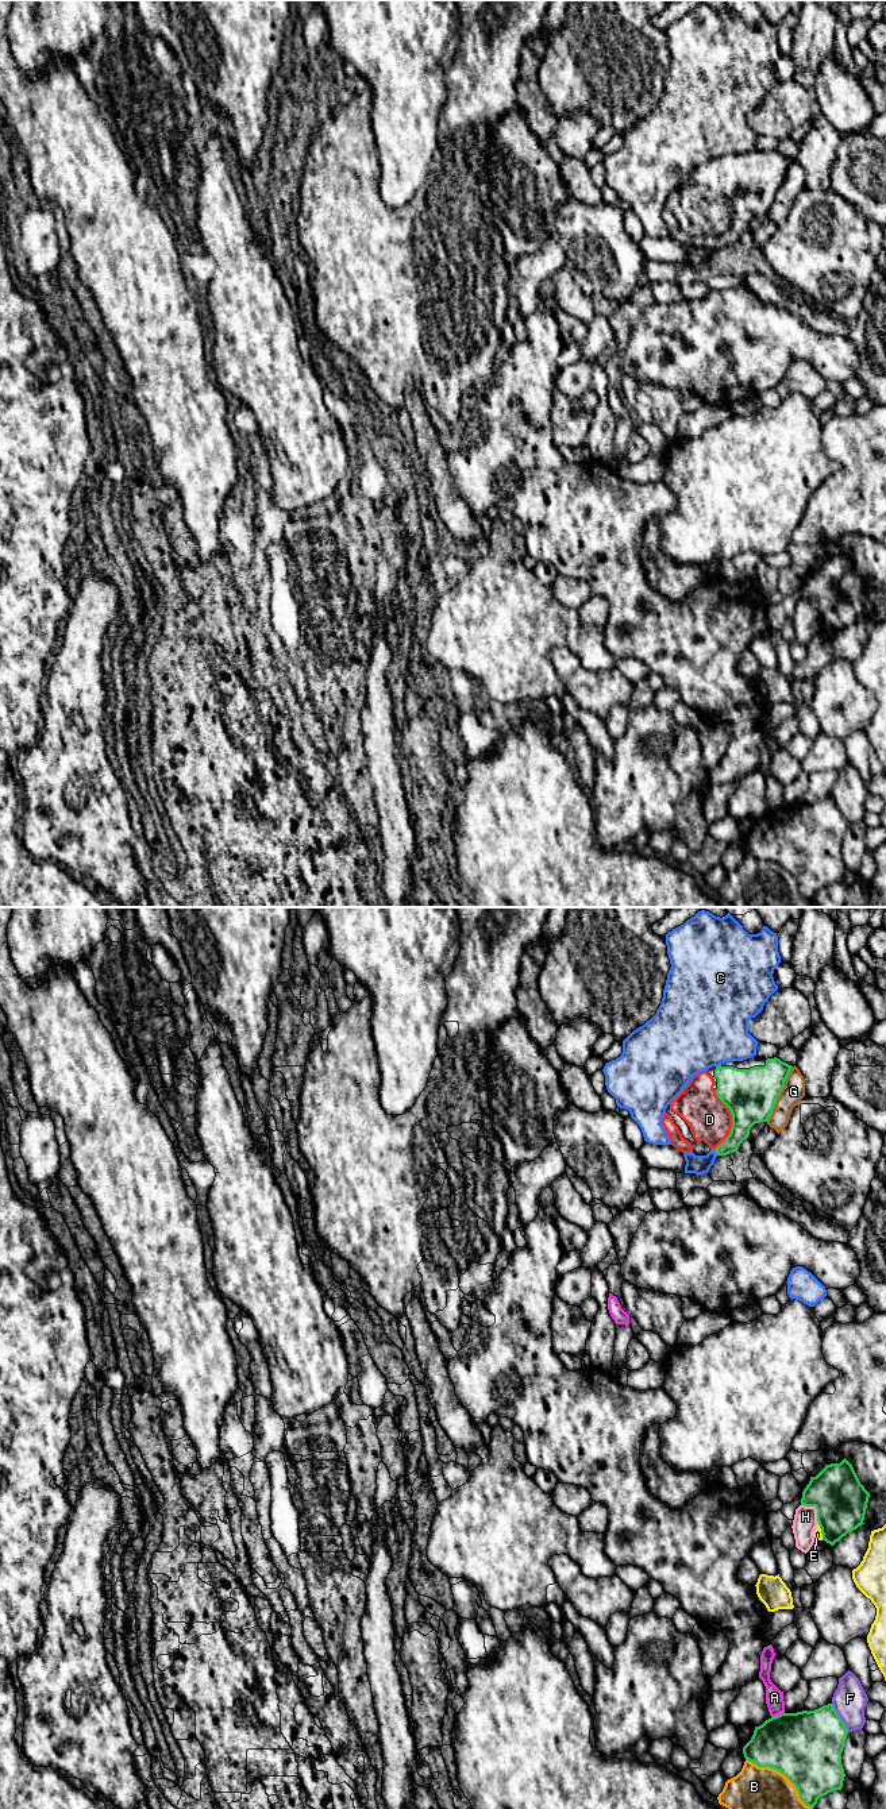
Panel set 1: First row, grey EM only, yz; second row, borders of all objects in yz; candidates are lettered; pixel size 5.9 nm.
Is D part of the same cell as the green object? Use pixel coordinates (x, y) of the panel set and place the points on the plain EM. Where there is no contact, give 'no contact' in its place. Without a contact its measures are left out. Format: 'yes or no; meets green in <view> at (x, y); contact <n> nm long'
yes; meets green in yz at (732, 212); contact 360 nm long

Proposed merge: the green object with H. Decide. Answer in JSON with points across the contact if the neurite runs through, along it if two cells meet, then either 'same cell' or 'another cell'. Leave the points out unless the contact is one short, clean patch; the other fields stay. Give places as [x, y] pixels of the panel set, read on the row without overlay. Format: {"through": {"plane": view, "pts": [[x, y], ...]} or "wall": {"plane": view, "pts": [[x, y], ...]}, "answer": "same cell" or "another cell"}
{"answer": "another cell"}

